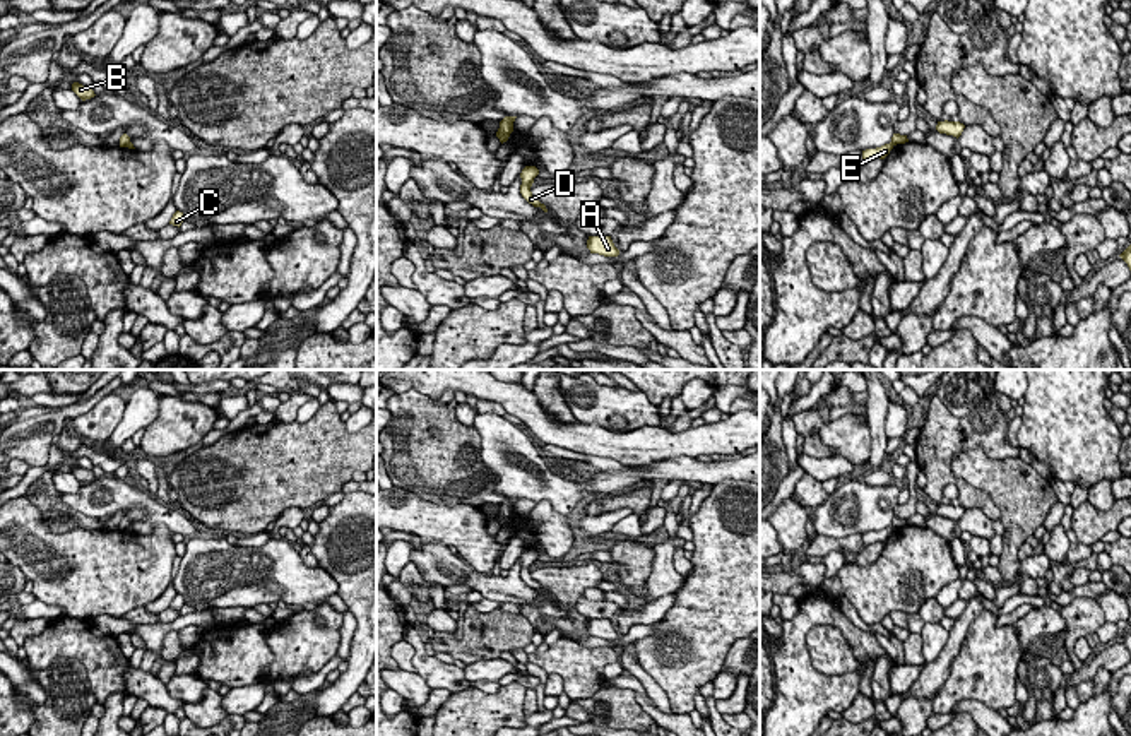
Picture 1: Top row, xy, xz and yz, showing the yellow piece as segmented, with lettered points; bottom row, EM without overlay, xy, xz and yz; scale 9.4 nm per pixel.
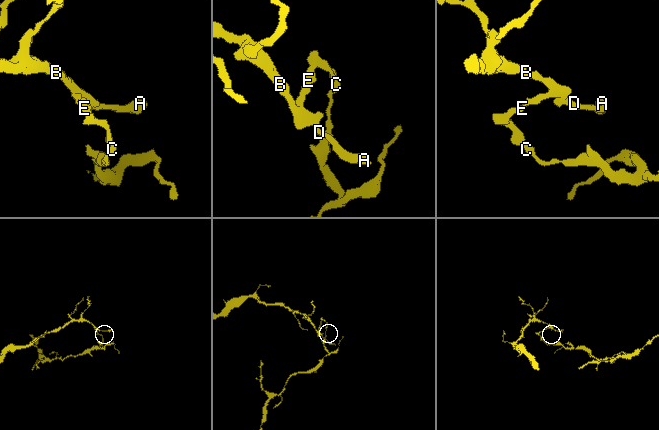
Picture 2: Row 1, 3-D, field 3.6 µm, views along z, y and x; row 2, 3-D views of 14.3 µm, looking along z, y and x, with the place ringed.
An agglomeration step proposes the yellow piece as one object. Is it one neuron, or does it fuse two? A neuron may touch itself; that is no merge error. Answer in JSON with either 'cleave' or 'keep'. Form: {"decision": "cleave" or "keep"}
{"decision": "cleave"}

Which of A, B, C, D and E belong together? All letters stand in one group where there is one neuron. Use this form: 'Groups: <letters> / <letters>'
Groups: A B D / C E

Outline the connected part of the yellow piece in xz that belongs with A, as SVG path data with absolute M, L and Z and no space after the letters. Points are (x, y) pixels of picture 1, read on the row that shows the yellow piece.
M589 236L587 248L590 253L599 253L604 257L618 257L619 250L614 246L611 236Z

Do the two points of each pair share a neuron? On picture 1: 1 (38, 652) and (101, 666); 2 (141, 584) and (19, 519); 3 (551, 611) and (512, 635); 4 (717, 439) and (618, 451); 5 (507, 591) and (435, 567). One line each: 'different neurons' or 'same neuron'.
1: same neuron
2: same neuron
3: different neurons
4: same neuron
5: same neuron

